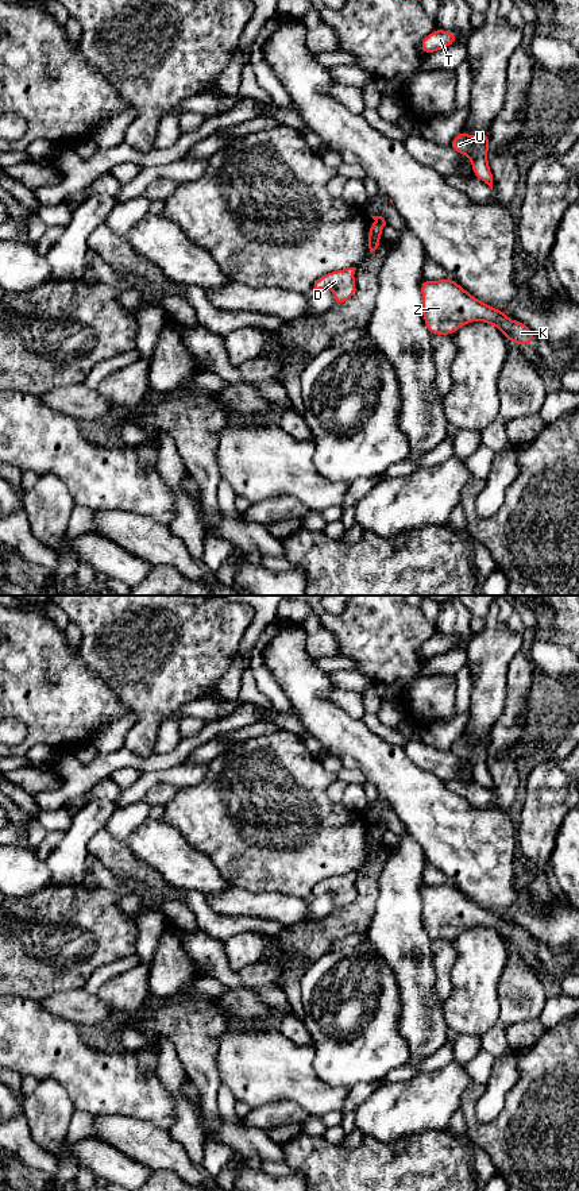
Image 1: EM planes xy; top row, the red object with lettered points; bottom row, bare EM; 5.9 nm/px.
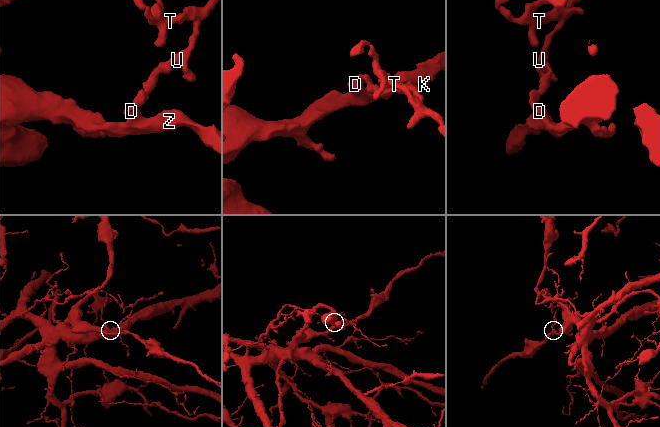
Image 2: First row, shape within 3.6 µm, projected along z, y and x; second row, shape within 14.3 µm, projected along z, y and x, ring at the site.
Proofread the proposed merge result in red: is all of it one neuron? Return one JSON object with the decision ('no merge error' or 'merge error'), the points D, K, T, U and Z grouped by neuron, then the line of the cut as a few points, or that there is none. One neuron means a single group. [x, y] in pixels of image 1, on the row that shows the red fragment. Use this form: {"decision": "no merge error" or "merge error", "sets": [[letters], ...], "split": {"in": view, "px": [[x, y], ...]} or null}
{"decision": "merge error", "sets": [["D", "K", "Z"], ["T", "U"]], "split": {"in": "xy", "px": [[369, 230], [379, 239]]}}

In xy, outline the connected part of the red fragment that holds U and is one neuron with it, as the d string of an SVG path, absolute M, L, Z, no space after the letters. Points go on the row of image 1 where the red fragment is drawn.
M462 130L451 140L449 147L462 155L467 155L471 159L474 176L493 190L493 174L487 163L489 143L490 136L487 131L472 138Z

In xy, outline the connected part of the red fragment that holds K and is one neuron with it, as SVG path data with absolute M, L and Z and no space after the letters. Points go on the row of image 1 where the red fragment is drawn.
M449 277L440 281L424 278L420 288L422 317L432 335L453 335L470 321L485 321L521 347L534 342L534 332L525 323L507 319L505 311L475 298Z

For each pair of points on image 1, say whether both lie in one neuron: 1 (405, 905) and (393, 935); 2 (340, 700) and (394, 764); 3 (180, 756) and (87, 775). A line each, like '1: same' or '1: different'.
1: same
2: different
3: same

